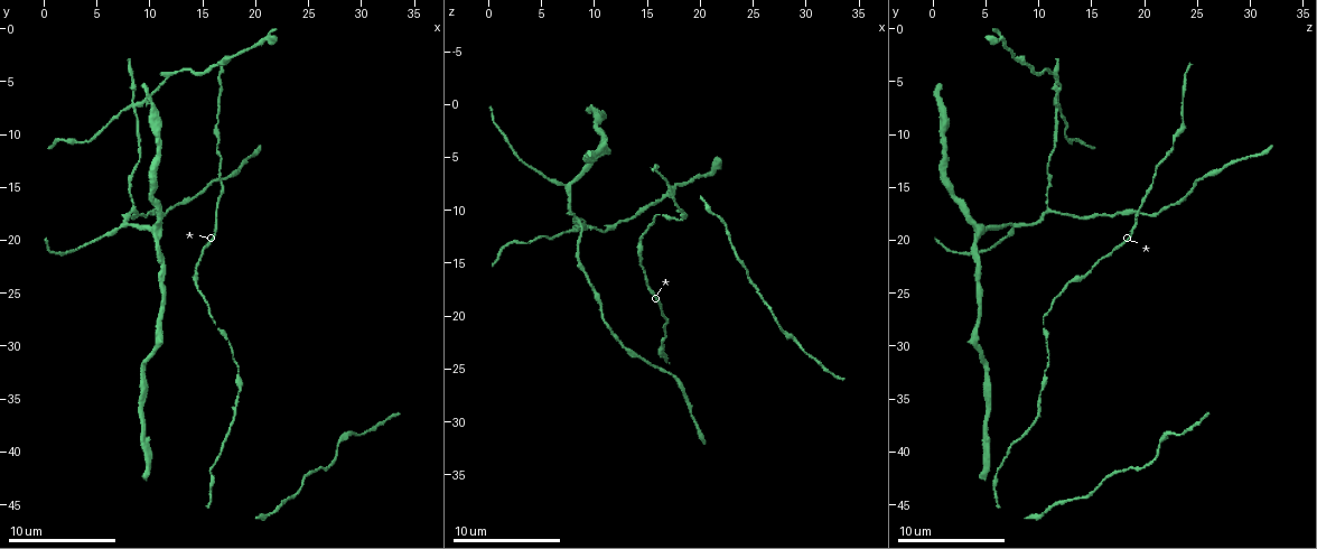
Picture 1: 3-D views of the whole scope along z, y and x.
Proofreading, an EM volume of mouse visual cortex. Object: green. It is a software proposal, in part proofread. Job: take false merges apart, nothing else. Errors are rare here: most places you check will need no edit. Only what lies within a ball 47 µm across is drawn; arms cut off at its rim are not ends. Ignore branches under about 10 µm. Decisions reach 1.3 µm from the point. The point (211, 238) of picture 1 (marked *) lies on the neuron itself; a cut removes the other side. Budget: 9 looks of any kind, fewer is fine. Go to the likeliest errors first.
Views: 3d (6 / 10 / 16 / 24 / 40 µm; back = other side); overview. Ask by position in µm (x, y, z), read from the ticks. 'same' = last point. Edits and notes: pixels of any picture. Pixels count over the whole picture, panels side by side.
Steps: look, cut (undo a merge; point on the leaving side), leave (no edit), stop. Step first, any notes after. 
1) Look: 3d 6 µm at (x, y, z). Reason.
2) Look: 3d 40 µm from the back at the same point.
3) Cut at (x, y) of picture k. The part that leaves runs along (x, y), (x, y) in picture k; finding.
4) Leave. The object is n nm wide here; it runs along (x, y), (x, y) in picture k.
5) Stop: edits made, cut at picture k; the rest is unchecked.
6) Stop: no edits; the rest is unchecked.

Look: 3d 6 µm at (8.4, 8.2, 11.8). Four-way junction.

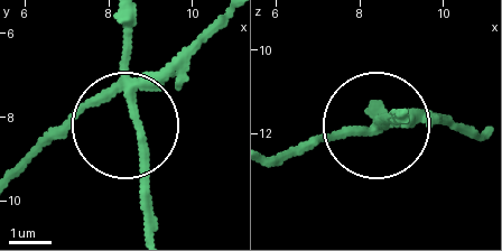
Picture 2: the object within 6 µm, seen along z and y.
Cut at (188, 68) of picture 2. The part that leaves runs along (136, 87), (207, 22) in picture 2; a second neuron is stuck on.

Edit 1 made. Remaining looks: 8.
Look: 3d 10 µm at (8.6, 17.2, 11.0). Three-way junction.

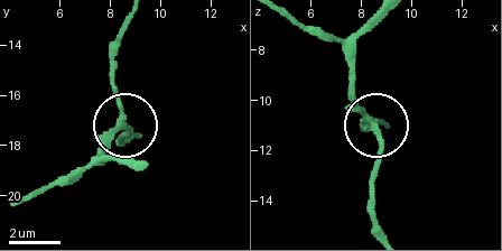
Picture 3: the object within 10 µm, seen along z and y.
Leave. The object is 190 nm wide here; it runs along (136, 136), (124, 140), (131, 127), (111, 75), (111, 46) in picture 3; continuous, no second neuron.

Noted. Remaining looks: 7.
Look: 3d 10 µm at (10.6, 19.0, 4.2). Branch point.

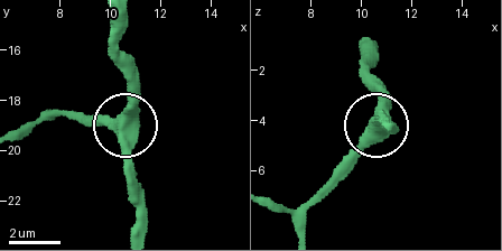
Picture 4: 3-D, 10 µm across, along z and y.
Leave. All the same neuron.

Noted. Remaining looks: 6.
Look: 3d 16 µm at (10.4, 17.4, 19.2). Sudden change in width.

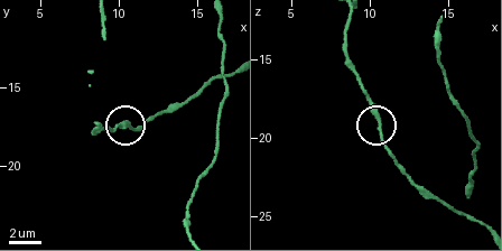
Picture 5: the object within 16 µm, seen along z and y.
Look: 3d 6 µm at (10.6, 17.4, 19.0).

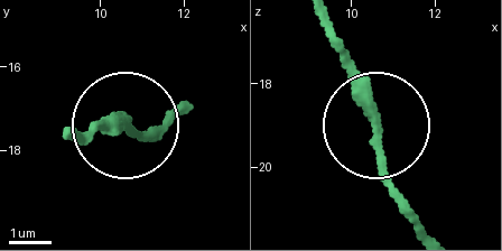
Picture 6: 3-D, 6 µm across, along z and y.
Leave. All the same neuron.

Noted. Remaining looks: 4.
Stop: edits made, cut at picture 2; the rest is unchecked.

